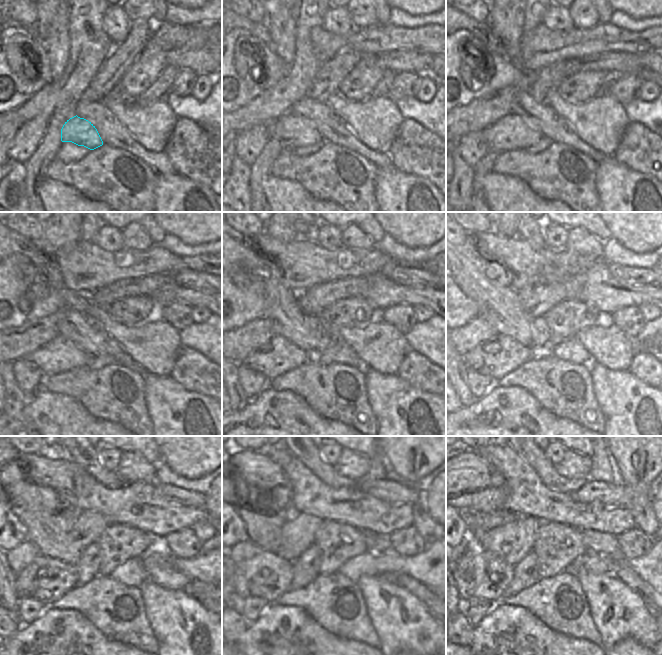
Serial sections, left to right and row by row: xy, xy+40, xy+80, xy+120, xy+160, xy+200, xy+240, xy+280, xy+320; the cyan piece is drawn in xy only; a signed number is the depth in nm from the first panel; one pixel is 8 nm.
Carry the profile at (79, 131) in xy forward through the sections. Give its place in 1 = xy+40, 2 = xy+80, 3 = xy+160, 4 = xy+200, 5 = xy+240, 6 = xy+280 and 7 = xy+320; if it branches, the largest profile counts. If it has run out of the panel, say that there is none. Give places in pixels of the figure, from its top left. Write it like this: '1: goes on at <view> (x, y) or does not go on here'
1: goes on at xy+40 (292, 131)
2: goes on at xy+80 (511, 132)
3: goes on at xy+160 (279, 355)
4: goes on at xy+200 (497, 357)
5: goes on at xy+240 (46, 579)
6: goes on at xy+280 (265, 575)
7: goes on at xy+320 (480, 574)

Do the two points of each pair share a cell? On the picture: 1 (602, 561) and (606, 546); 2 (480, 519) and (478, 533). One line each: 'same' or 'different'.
1: different
2: different

